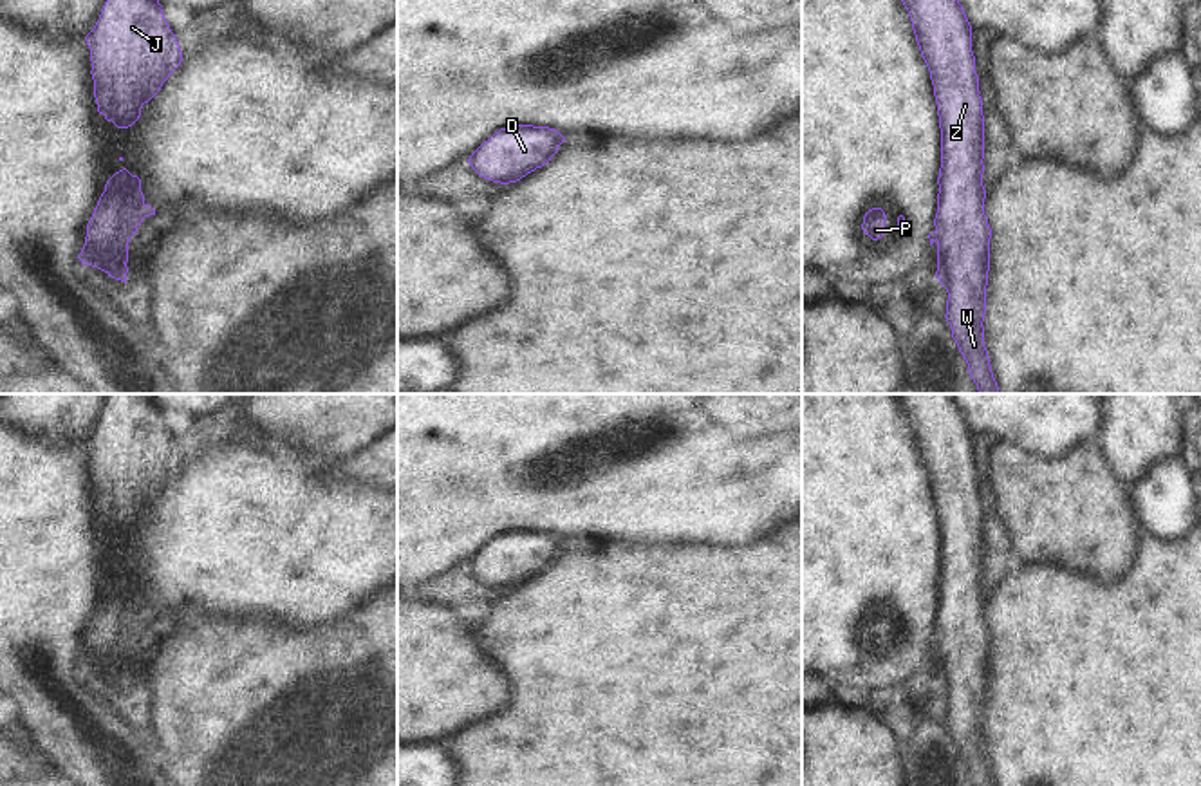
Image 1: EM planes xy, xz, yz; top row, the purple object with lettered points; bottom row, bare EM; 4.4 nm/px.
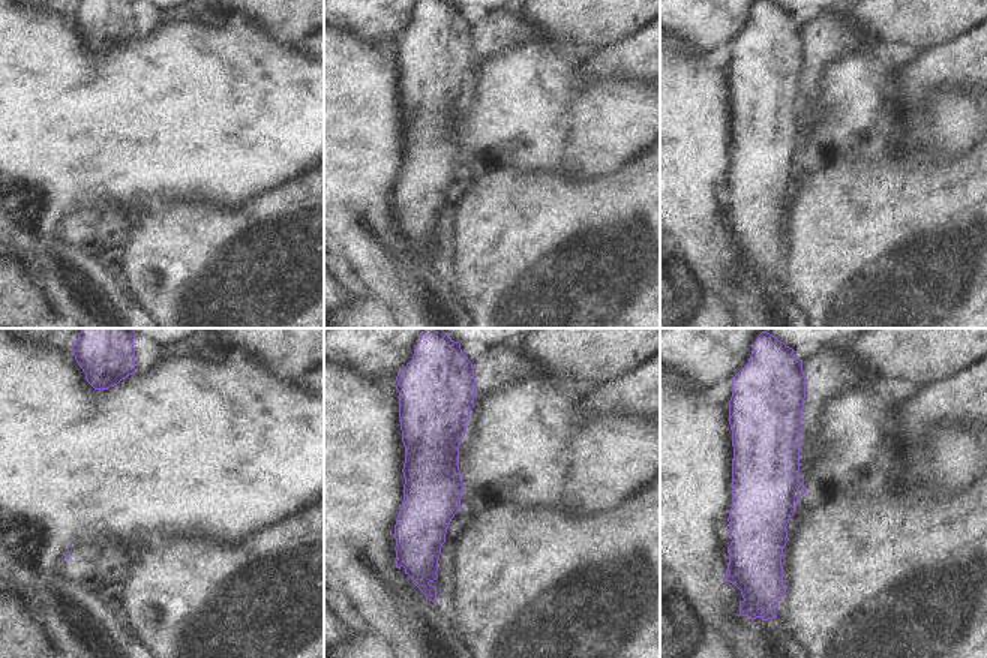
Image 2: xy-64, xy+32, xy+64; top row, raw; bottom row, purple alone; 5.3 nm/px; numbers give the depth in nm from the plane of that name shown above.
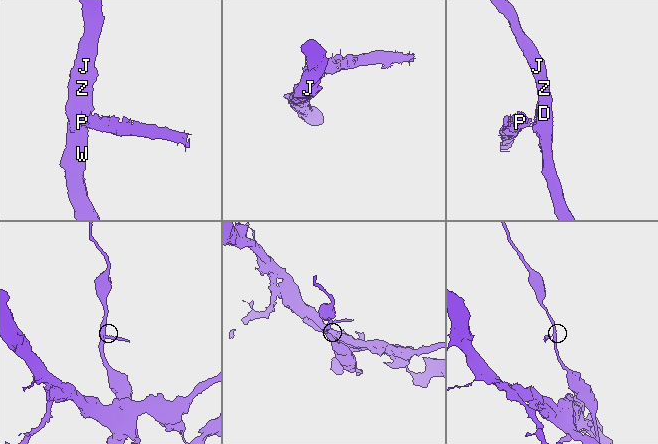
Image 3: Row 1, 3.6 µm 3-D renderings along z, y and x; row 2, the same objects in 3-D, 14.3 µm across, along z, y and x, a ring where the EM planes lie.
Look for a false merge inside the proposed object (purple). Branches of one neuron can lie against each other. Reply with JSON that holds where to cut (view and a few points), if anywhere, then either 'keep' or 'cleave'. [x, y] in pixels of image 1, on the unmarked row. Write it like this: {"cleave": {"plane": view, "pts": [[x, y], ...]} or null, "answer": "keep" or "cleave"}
{"cleave": {"plane": "xy", "pts": [[85, 645], [89, 667]]}, "answer": "cleave"}

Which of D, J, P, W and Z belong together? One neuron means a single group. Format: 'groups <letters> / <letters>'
groups D J W Z / P

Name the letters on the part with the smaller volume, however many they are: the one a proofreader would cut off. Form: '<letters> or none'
P

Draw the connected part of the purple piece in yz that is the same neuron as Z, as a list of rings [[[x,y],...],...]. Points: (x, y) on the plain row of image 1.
[[[896,394],[908,416],[916,446],[930,475],[941,533],[941,573],[937,618],[934,623],[937,645],[936,683],[948,697],[946,726],[952,732],[959,757],[968,768],[973,786],[995,786],[984,752],[986,690],[990,676],[992,634],[984,620],[984,520],[972,457],[972,430],[952,394]]]

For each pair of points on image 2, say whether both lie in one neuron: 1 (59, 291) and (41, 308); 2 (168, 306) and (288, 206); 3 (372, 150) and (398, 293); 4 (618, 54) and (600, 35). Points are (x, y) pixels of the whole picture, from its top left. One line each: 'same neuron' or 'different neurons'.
1: different neurons
2: same neuron
3: same neuron
4: different neurons

